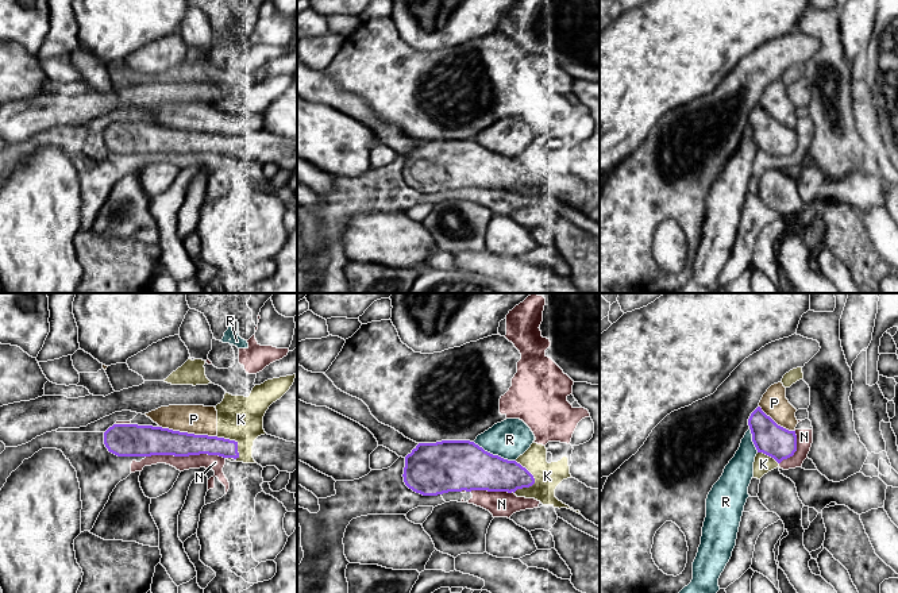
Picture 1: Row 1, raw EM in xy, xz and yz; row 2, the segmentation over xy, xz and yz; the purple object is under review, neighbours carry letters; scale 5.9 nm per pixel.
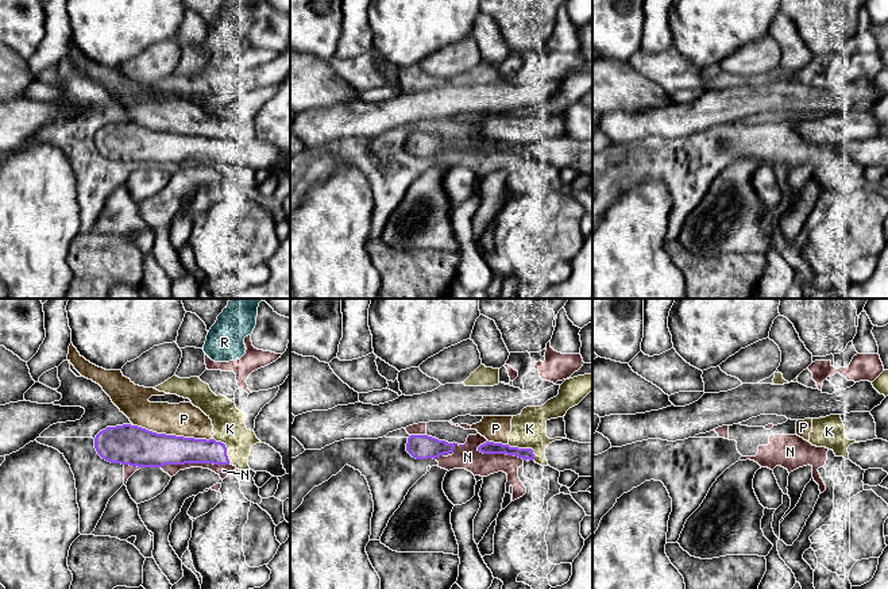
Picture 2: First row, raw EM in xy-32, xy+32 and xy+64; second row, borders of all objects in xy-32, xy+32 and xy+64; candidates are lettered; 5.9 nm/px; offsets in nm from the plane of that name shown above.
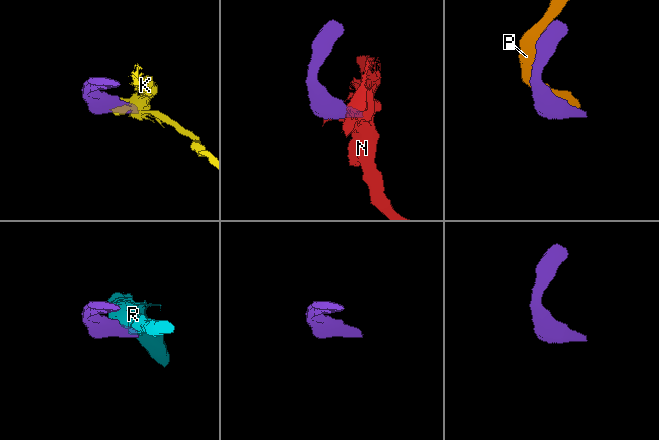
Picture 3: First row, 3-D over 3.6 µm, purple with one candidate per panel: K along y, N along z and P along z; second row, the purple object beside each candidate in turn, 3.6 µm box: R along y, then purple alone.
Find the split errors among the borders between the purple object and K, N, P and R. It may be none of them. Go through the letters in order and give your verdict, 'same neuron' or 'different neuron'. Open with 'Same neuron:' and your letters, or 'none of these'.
Same neuron: none of these
K: different neuron
N: different neuron
P: different neuron
R: different neuron

